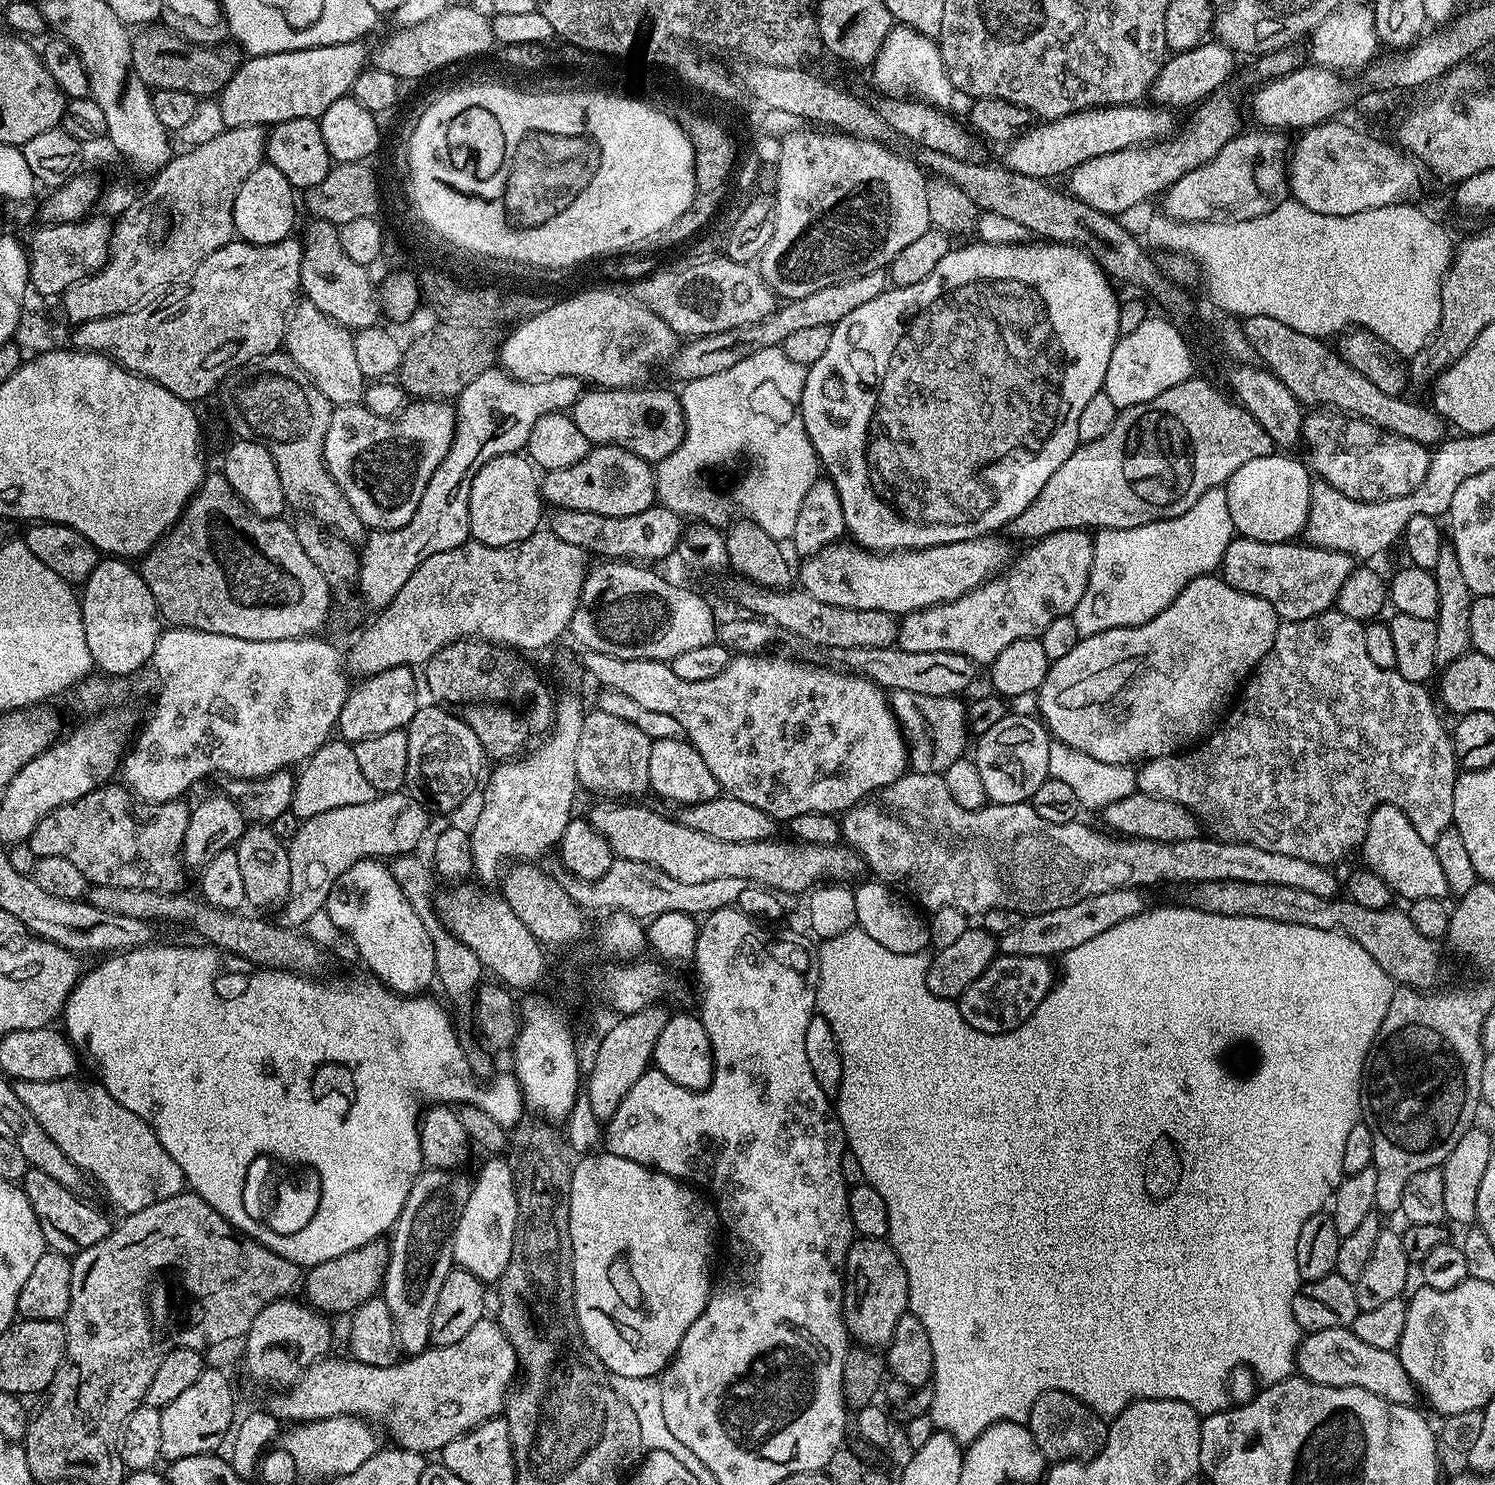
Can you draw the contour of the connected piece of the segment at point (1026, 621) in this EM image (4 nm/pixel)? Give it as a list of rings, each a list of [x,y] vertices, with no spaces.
[[[1082,528],[1062,530],[1029,543],[1025,548],[1028,549],[1021,556],[1019,553],[1003,572],[962,594],[962,598],[908,613],[899,621],[900,633],[896,636],[898,647],[907,652],[953,652],[970,658],[977,666],[988,666],[994,658],[998,658],[998,654],[1002,654],[1002,650],[1006,650],[1006,646],[1010,646],[1010,642],[1039,638],[1054,618],[1069,615],[1078,606],[1082,594],[1086,594],[1094,562],[1093,533]]]

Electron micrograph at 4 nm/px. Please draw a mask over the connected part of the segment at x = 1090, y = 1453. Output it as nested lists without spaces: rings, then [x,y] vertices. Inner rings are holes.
[[[1047,1392],[1034,1402],[1026,1421],[1034,1442],[1044,1451],[1045,1461],[1091,1460],[1104,1448],[1108,1437],[1105,1417],[1065,1392]]]

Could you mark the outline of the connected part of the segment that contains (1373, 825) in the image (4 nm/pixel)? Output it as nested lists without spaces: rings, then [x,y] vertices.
[[[1379,804],[1372,812],[1364,835],[1363,852],[1363,863],[1384,879],[1397,897],[1405,896],[1405,901],[1411,902],[1418,898],[1444,900],[1449,895],[1446,874],[1442,874],[1435,847],[1422,842],[1410,818],[1406,818],[1406,814],[1392,804]]]

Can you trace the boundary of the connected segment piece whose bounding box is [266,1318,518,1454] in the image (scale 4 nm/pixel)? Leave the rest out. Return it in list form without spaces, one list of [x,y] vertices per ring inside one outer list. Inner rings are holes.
[[[491,1318],[479,1320],[460,1341],[454,1342],[454,1346],[430,1346],[425,1352],[401,1359],[390,1366],[370,1366],[351,1358],[332,1359],[317,1360],[308,1371],[296,1379],[291,1388],[277,1391],[273,1395],[276,1397],[266,1404],[267,1410],[281,1422],[359,1416],[360,1419],[369,1421],[381,1429],[384,1427],[396,1439],[393,1441],[399,1447],[425,1454],[439,1453],[440,1449],[446,1446],[446,1442],[454,1442],[454,1438],[466,1434],[484,1420],[499,1417],[503,1413],[506,1397],[518,1376],[514,1346],[510,1346],[499,1323]]]

